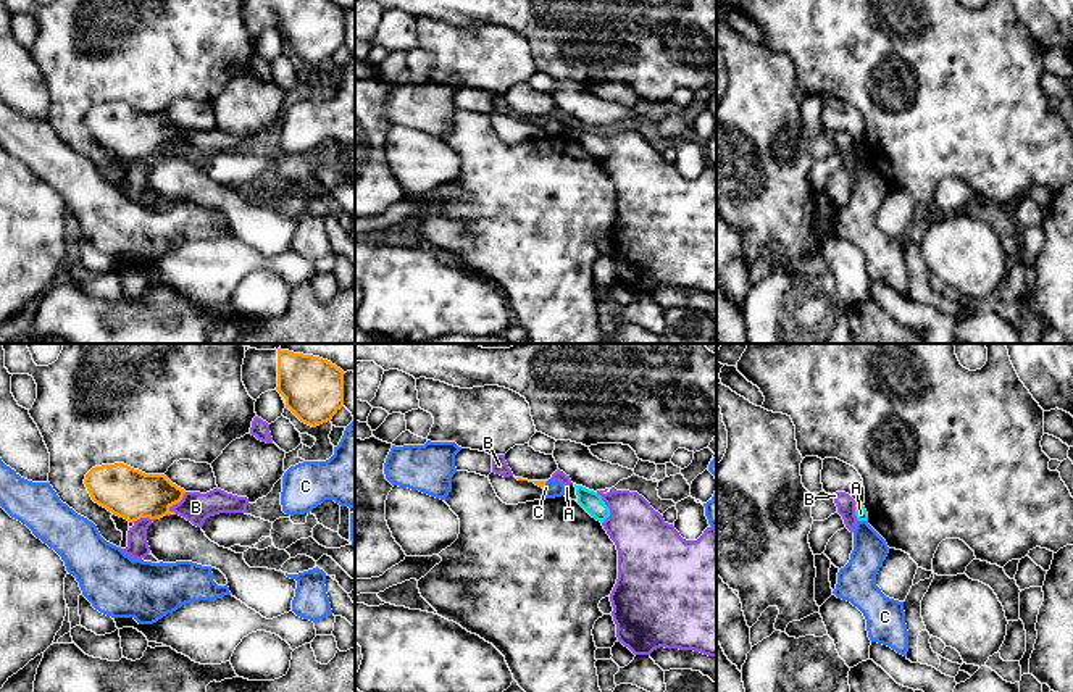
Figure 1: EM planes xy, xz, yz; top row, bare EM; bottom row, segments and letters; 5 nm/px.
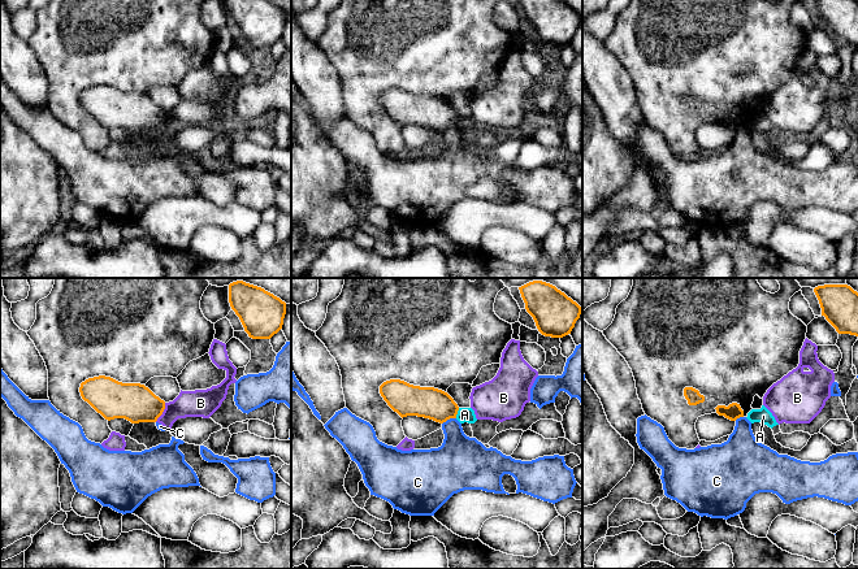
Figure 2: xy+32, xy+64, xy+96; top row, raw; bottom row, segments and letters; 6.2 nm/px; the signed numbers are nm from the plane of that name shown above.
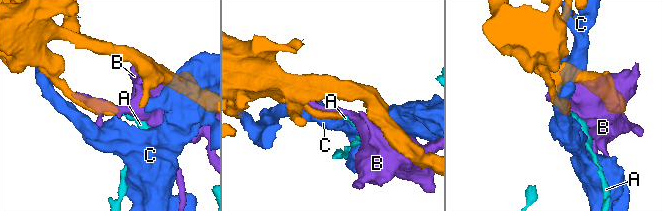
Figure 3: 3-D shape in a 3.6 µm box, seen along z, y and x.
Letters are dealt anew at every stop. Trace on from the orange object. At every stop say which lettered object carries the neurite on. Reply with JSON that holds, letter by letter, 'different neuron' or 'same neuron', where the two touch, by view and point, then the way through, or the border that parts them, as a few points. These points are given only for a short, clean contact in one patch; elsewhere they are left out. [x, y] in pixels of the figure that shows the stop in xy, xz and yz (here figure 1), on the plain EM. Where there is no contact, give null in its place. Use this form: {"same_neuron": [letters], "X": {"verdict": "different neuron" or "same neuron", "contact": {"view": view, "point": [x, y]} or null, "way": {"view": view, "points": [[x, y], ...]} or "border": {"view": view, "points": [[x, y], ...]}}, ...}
{"same_neuron": [], "A": {"verdict": "different neuron", "contact": {"view": "yz", "point": [859, 145]}, "border": {"view": "yz", "points": [[862, 144], [855, 150]]}}, "B": {"verdict": "different neuron", "contact": {"view": "xy", "point": [176, 141]}}, "C": {"verdict": "different neuron", "contact": {"view": "xz", "point": [544, 123]}}}

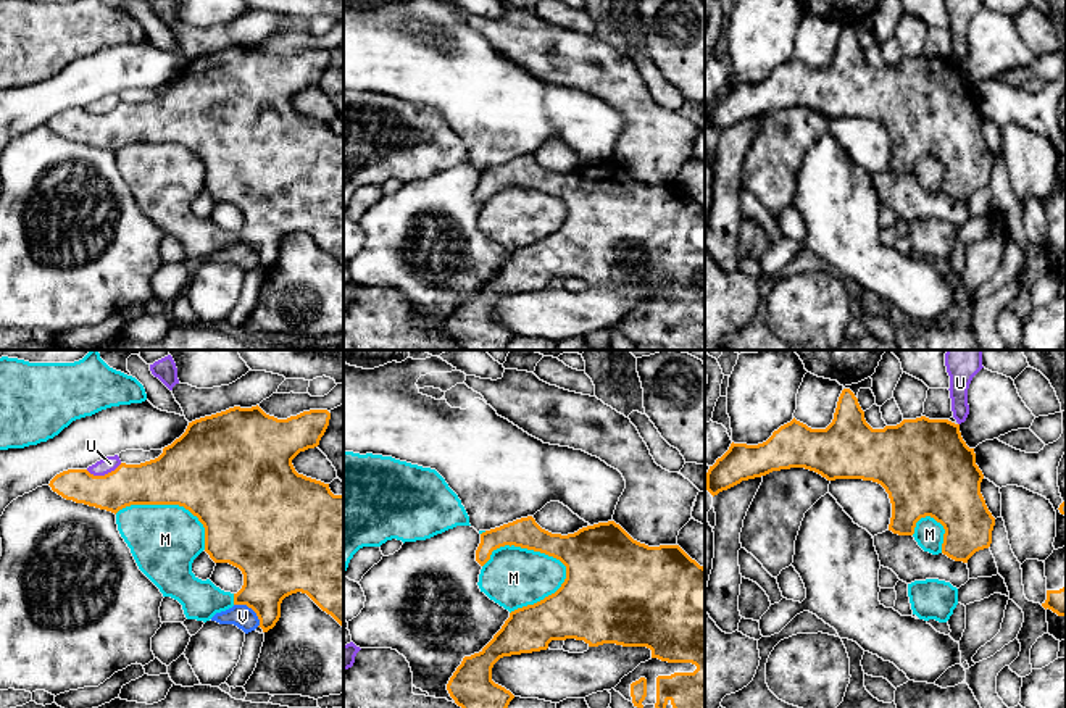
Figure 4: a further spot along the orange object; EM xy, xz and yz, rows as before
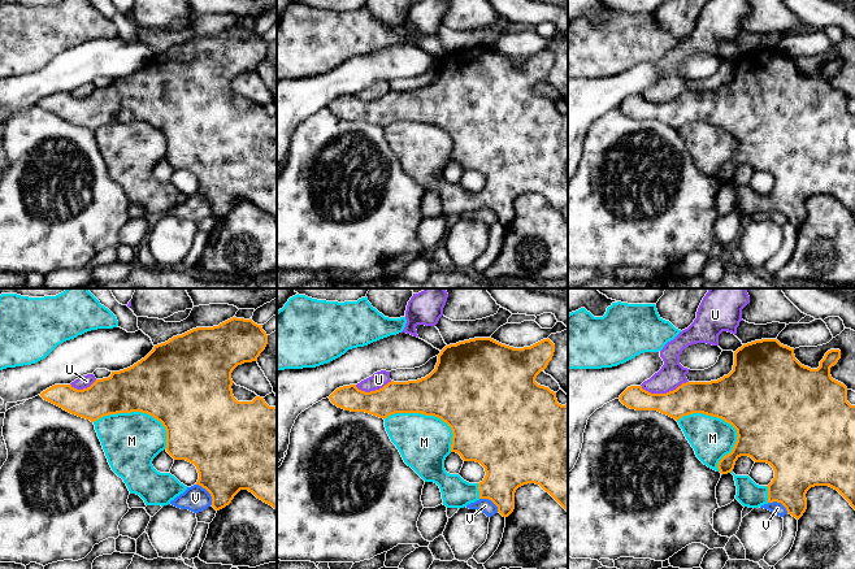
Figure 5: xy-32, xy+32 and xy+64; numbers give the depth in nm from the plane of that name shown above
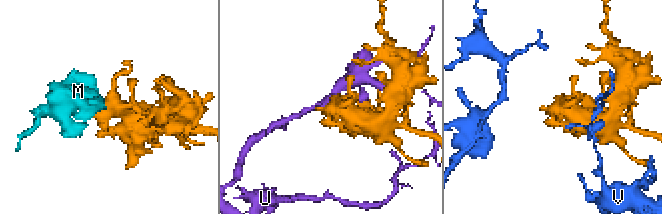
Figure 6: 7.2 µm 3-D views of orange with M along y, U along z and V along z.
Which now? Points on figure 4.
{"same_neuron": ["M"], "M": {"verdict": "same neuron", "contact": {"view": "xz", "point": [528, 187]}}, "U": {"verdict": "different neuron", "contact": {"view": "xy", "point": [105, 113]}}, "V": {"verdict": "different neuron", "contact": {"view": "xy", "point": [250, 245]}}}

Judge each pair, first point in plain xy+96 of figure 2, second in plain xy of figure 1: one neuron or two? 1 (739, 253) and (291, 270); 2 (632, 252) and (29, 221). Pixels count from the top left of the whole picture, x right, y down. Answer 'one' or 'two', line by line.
1: two
2: two

